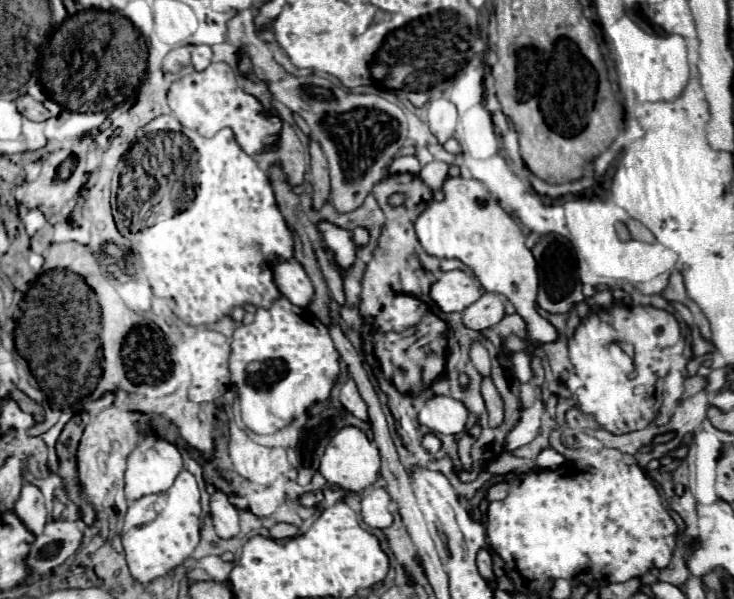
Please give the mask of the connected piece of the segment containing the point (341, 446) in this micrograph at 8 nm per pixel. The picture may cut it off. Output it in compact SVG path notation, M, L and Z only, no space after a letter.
M343 427L339 429L327 443L327 449L321 457L321 469L319 473L331 483L345 491L363 491L371 487L379 477L379 449L375 443L371 443L365 435L365 431L357 427Z

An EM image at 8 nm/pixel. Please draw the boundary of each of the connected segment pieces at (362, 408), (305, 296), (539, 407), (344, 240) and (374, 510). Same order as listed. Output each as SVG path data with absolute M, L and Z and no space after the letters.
M349 377L347 383L341 387L339 399L341 399L343 407L345 407L349 413L353 413L355 417L359 417L359 419L363 419L363 421L369 419L369 417L367 417L367 405L365 405L365 401L361 399L359 389L357 389L357 385L355 385L355 381L353 381L351 377Z
M283 261L273 267L275 283L283 297L287 297L293 305L305 309L313 299L313 285L303 271L303 267L295 261Z
M537 401L531 411L523 411L521 421L507 435L507 451L515 451L517 447L527 445L539 435L539 425L541 425L543 411L545 411L543 401Z
M319 221L317 231L321 235L323 249L331 253L335 265L341 269L349 269L355 263L355 249L357 249L353 243L353 233L329 221Z
M375 487L371 489L371 493L365 493L361 497L363 521L369 527L377 527L377 529L389 527L393 523L393 517L389 513L389 503L391 503L391 497L383 487Z

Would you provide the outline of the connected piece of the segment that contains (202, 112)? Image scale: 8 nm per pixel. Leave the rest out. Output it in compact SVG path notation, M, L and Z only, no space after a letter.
M211 63L205 71L193 71L175 81L169 89L169 107L183 127L195 129L203 137L213 137L223 127L229 127L241 149L251 157L261 153L265 145L273 145L281 129L281 121L277 117L259 115L263 109L261 103L239 89L235 73L227 63Z

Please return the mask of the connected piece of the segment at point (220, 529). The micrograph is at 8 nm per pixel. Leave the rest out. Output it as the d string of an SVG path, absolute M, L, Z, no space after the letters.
M221 491L211 495L211 517L215 533L221 539L231 539L239 533L239 511L233 509L233 505L227 501L227 497Z

